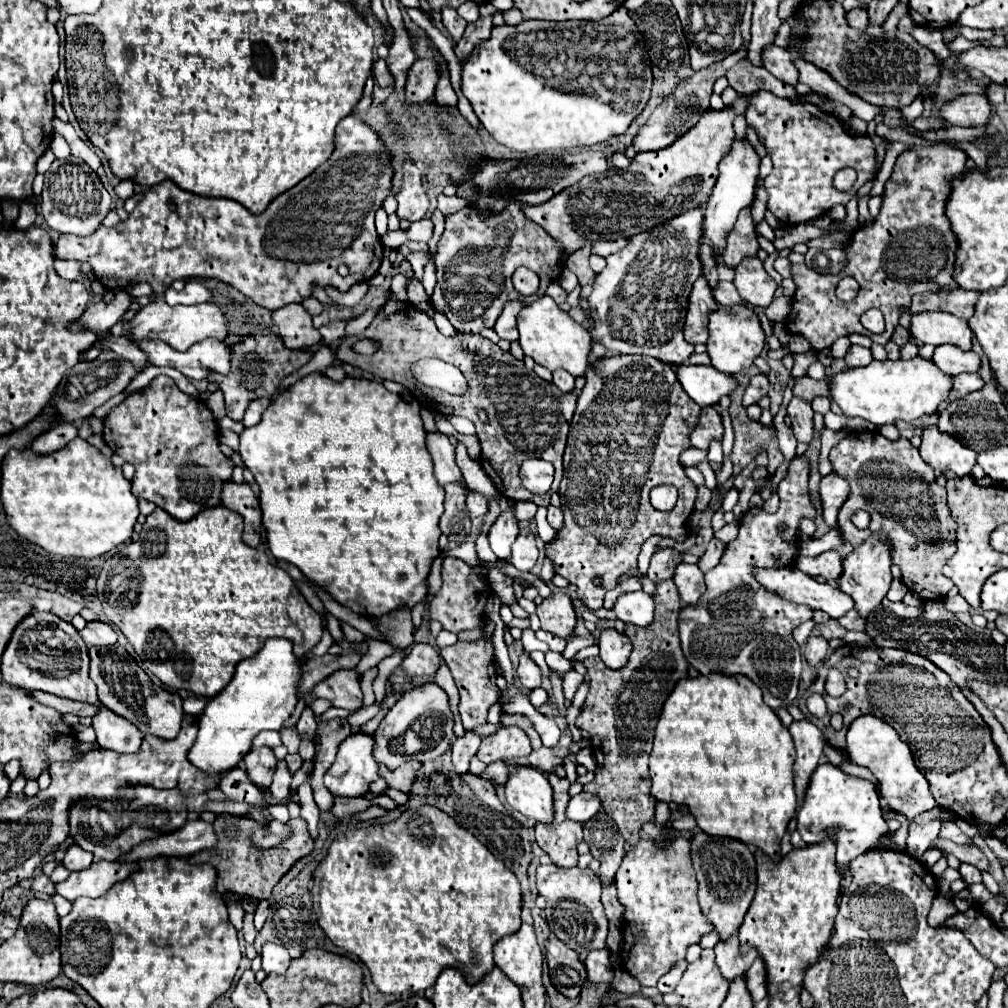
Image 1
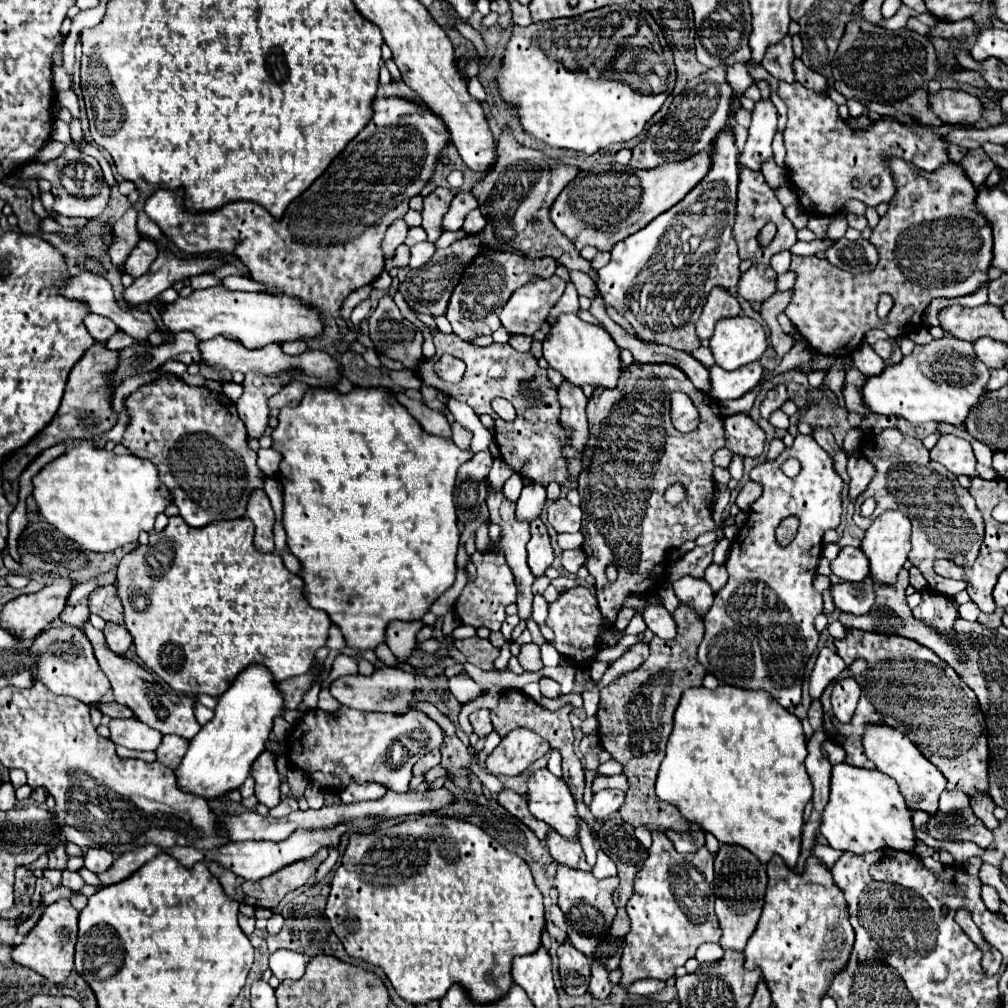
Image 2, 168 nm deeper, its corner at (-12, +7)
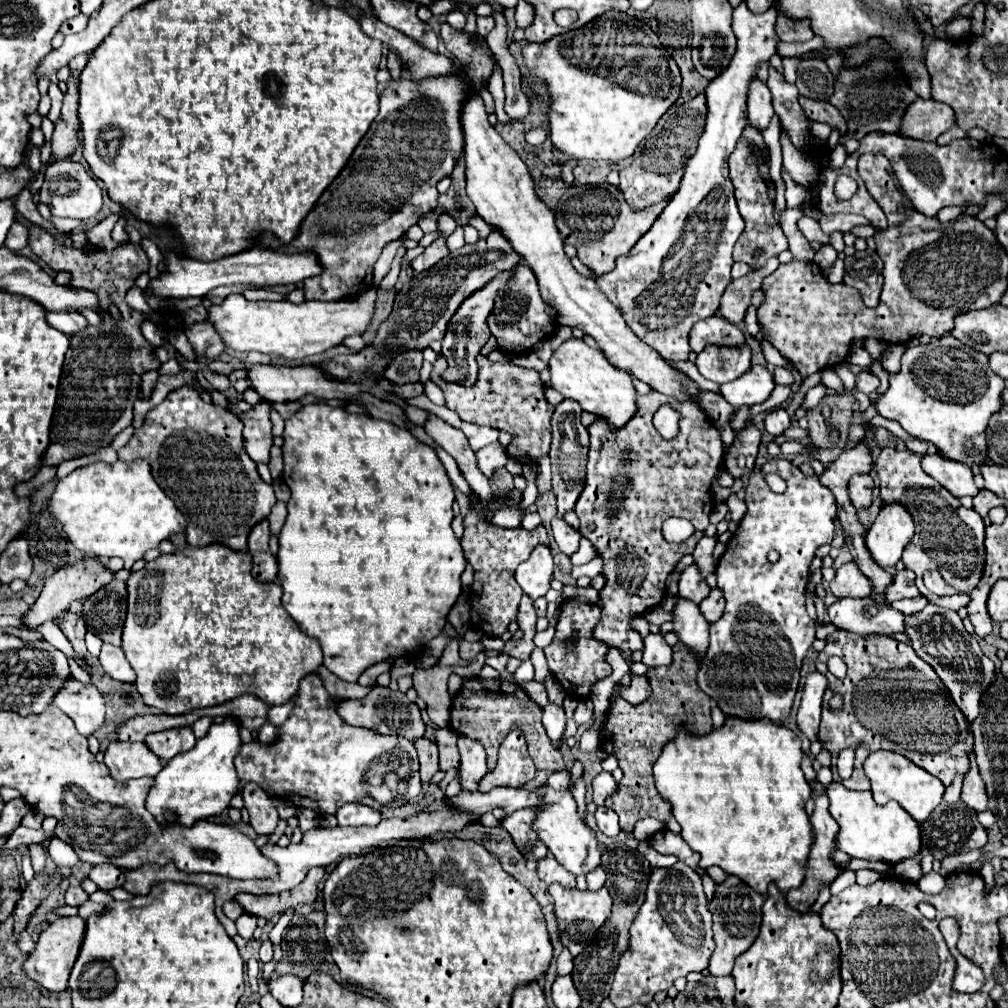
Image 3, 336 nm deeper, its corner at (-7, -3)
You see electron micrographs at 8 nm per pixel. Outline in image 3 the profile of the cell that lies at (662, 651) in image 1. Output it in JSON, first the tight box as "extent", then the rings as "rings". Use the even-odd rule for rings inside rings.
{"extent":[602,643,712,833],"rings":[[[678,643],[674,647],[674,663],[668,667],[648,669],[648,681],[652,685],[652,697],[634,707],[622,697],[616,697],[612,711],[602,727],[602,749],[620,761],[624,777],[618,785],[616,797],[610,797],[606,805],[620,817],[624,833],[632,833],[632,827],[642,817],[656,817],[666,823],[672,817],[672,805],[660,797],[654,785],[652,767],[662,753],[662,747],[676,737],[676,729],[684,725],[692,735],[706,735],[712,729],[710,697],[696,683],[698,661],[688,649]]]}

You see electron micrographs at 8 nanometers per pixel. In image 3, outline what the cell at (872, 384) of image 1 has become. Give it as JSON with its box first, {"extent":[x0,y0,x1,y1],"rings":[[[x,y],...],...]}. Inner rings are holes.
{"extent":[874,333,1004,467],"rings":[[[948,333],[940,339],[930,341],[928,345],[910,345],[908,351],[902,355],[900,373],[890,375],[888,391],[880,395],[874,405],[882,417],[898,421],[904,427],[904,431],[910,433],[912,437],[936,445],[940,449],[940,457],[974,467],[974,465],[984,465],[988,461],[986,427],[988,419],[1002,407],[1002,391],[1004,391],[1004,379],[998,377],[988,367],[988,355],[964,347],[964,343],[960,343]]]}

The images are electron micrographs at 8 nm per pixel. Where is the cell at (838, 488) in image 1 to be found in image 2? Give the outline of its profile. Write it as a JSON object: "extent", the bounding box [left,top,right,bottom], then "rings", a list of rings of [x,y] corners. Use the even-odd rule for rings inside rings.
{"extent":[847,455,875,499],"rings":[[[853,455],[849,457],[847,473],[849,473],[849,499],[857,499],[869,485],[875,469],[873,465],[869,465],[869,461],[865,461],[865,457]]]}

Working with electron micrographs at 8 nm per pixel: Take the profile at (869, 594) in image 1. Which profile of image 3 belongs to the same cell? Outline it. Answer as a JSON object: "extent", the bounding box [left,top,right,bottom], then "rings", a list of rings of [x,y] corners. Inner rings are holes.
{"extent":[866,503,914,567],"rings":[[[886,503],[866,535],[866,547],[880,567],[894,567],[914,535],[912,515],[902,503]]]}

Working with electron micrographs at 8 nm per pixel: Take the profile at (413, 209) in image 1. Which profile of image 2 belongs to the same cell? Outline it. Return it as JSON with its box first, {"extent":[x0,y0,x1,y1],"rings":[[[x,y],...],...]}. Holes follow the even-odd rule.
{"extent":[421,187,453,243],"rings":[[[443,187],[431,191],[431,193],[423,199],[423,211],[421,211],[423,223],[421,223],[421,227],[425,229],[427,239],[429,239],[431,243],[433,243],[433,241],[439,237],[439,233],[441,233],[439,223],[441,223],[441,217],[447,213],[451,199],[453,199],[453,191],[451,191],[451,189],[443,189]]]}

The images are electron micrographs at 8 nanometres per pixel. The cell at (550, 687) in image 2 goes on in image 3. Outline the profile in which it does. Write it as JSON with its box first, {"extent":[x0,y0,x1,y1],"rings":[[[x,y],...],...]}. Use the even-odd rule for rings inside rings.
{"extent":[542,703,566,745],"rings":[[[548,703],[548,707],[544,707],[542,723],[544,723],[544,729],[546,729],[548,737],[552,739],[552,743],[560,745],[562,735],[564,735],[564,727],[566,727],[564,709],[558,707],[558,705],[554,705],[554,703]]]}

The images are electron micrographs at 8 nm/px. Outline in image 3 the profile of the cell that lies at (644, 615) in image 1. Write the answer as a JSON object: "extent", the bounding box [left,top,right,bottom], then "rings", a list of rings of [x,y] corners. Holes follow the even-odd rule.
{"extent":[642,633,672,667],"rings":[[[650,633],[644,639],[644,657],[642,663],[646,667],[662,667],[672,663],[672,647],[664,641],[664,637],[660,633]]]}

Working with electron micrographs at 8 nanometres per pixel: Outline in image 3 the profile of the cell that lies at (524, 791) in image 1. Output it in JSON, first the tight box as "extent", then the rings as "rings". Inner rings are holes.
{"extent":[532,787,600,875],"rings":[[[544,787],[544,807],[536,815],[536,823],[532,827],[540,839],[546,843],[546,847],[552,851],[552,855],[558,859],[558,863],[568,869],[574,875],[586,875],[594,871],[600,865],[600,849],[594,831],[586,825],[586,821],[578,815],[576,801],[570,791],[556,791],[550,787]]]}

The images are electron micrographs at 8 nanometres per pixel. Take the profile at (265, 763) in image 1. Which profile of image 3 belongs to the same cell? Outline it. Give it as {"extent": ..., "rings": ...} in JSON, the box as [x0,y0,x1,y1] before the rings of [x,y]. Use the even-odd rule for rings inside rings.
{"extent":[242,783,278,835],"rings":[[[248,783],[242,791],[244,807],[250,813],[250,825],[258,835],[272,835],[278,825],[278,813],[270,801],[270,797],[254,783]]]}

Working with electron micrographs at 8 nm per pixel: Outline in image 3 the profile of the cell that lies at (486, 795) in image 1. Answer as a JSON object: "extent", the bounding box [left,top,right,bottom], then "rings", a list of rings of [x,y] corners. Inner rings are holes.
{"extent":[502,809,548,861],"rings":[[[524,809],[524,811],[516,811],[516,813],[508,815],[502,821],[502,827],[512,835],[518,851],[522,851],[526,855],[526,859],[538,861],[548,855],[548,847],[532,831],[534,819],[536,819],[536,811]]]}

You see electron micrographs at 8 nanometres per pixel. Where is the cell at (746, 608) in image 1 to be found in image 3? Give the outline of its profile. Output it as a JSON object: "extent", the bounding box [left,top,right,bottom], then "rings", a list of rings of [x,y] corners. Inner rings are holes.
{"extent":[698,459,836,723],"rings":[[[786,459],[768,461],[762,471],[756,471],[746,487],[748,511],[742,517],[738,529],[734,531],[726,553],[720,557],[716,567],[718,589],[724,593],[726,611],[720,621],[710,625],[710,647],[706,659],[698,669],[698,685],[718,703],[726,717],[738,719],[770,719],[772,723],[782,723],[790,715],[790,707],[798,687],[798,673],[802,659],[810,649],[816,633],[816,625],[806,613],[806,583],[810,561],[814,559],[816,547],[832,543],[834,519],[836,519],[836,499],[832,493],[820,485],[814,477],[806,477],[798,467],[792,467]],[[766,473],[778,473],[786,481],[784,493],[772,493],[764,481]],[[768,551],[778,551],[778,563],[768,561]]]}

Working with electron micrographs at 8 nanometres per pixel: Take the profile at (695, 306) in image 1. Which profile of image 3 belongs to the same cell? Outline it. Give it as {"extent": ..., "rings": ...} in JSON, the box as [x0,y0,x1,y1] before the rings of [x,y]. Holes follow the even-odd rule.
{"extent":[690,315,744,353],"rings":[[[712,315],[704,321],[698,321],[690,331],[690,347],[694,353],[700,353],[706,345],[740,347],[744,345],[744,333],[722,317]]]}

